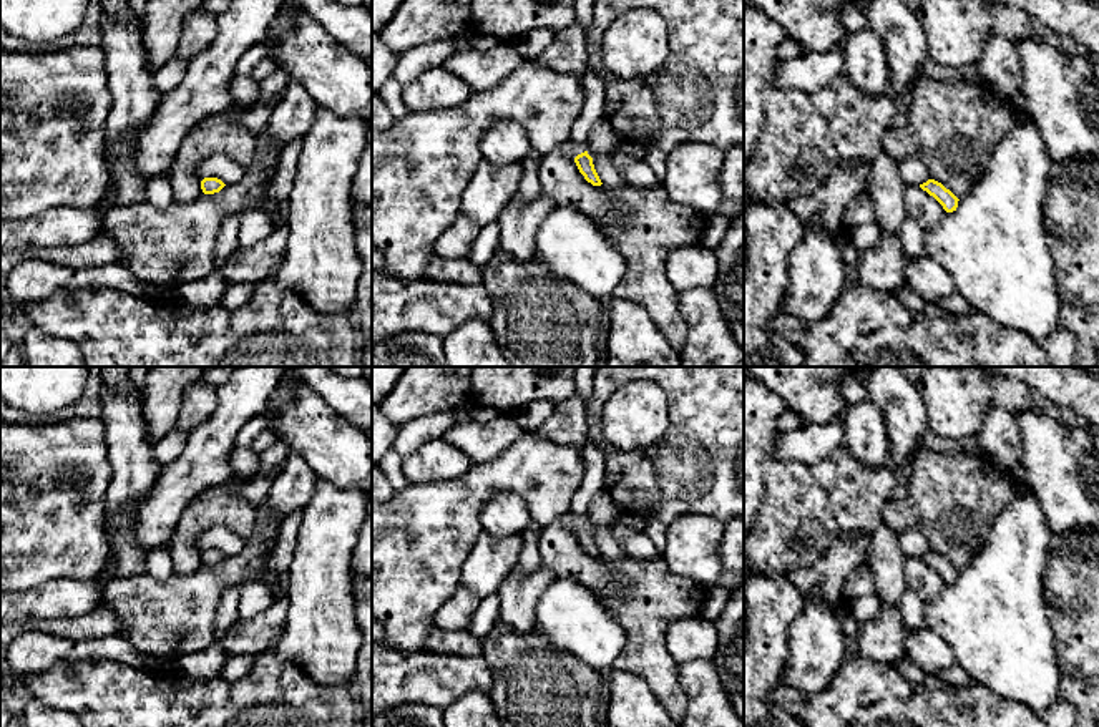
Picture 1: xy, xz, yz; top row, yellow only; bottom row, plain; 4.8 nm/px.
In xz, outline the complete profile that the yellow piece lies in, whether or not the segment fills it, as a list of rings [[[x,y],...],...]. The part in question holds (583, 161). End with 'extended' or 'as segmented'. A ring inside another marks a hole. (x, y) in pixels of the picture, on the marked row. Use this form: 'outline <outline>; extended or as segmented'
outline [[[589,66],[581,76],[584,103],[578,115],[569,139],[574,143],[576,158],[574,163],[579,173],[593,186],[601,186],[601,179],[594,169],[593,158],[588,154],[588,134],[591,128],[604,120],[606,108],[606,86],[603,78]]]; extended

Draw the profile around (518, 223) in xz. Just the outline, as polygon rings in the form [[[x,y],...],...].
[[[541,194],[531,204],[513,199],[500,214],[500,247],[520,262],[528,262],[536,252],[536,234],[543,219],[556,209],[548,196]]]

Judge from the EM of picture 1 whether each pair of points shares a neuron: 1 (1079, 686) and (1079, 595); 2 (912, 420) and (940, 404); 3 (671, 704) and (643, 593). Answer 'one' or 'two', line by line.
1: one
2: two
3: one

